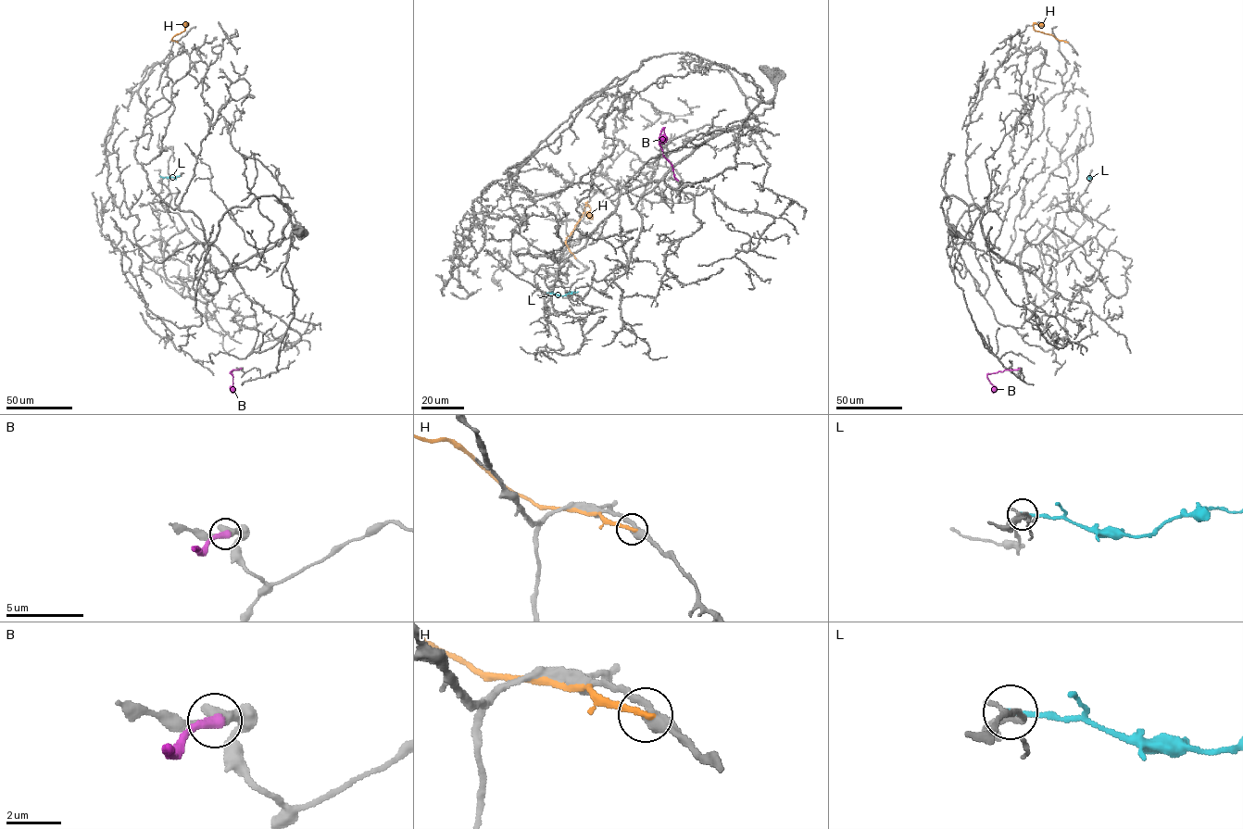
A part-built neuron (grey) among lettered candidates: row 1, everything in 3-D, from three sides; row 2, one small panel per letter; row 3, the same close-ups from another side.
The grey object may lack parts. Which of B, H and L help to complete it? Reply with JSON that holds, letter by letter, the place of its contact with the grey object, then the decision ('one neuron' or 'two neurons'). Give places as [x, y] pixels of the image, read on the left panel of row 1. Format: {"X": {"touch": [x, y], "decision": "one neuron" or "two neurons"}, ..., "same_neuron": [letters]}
{"B": {"touch": [241, 368], "decision": "two neurons"}, "H": {"touch": [178, 42], "decision": "two neurons"}, "L": {"touch": [160, 176], "decision": "two neurons"}, "same_neuron": []}

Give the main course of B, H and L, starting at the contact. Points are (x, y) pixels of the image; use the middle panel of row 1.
B: (677, 180), (672, 165), (659, 144), (659, 138), (664, 128), (666, 138), (662, 140)
H: (575, 257), (565, 241), (582, 215), (586, 202), (592, 214), (590, 219)
L: (546, 293), (564, 295), (578, 292)

